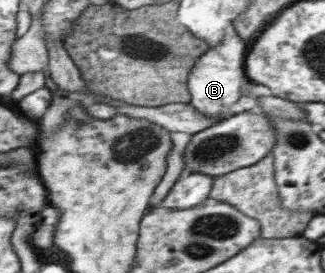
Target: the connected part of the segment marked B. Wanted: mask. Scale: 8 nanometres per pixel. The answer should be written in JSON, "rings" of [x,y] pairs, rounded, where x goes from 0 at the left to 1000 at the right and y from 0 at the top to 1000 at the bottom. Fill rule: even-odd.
{"rings":[[[708,125],[695,150],[665,172],[640,172],[637,190],[606,227],[582,278],[582,381],[640,440],[671,440],[686,414],[708,407],[714,377],[742,355],[745,315],[763,300],[748,253],[748,212],[760,161],[726,128]]]}

